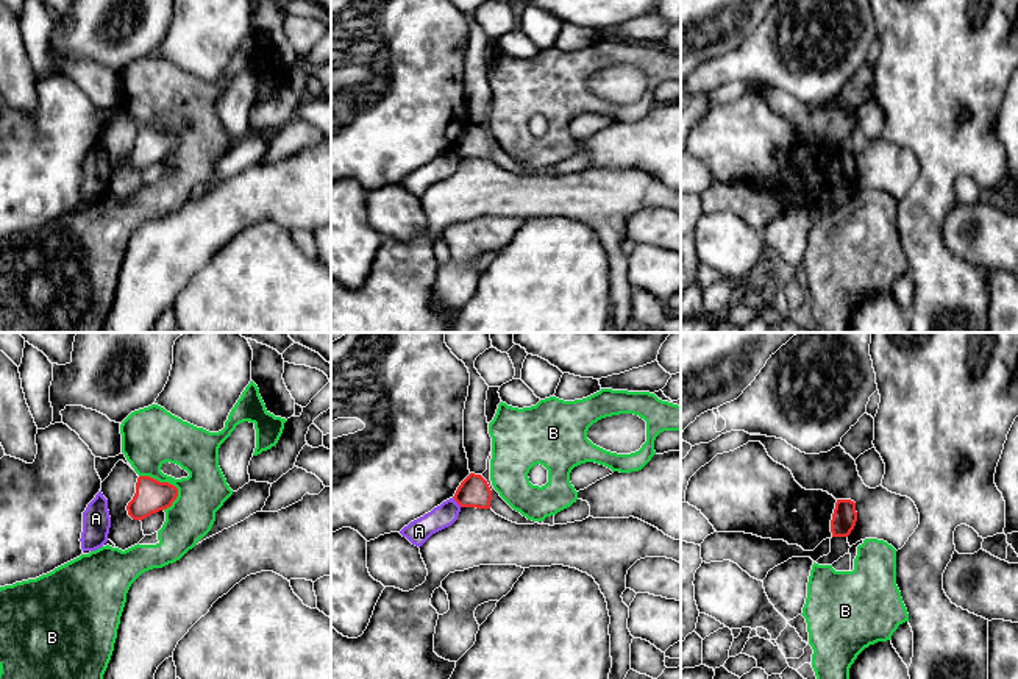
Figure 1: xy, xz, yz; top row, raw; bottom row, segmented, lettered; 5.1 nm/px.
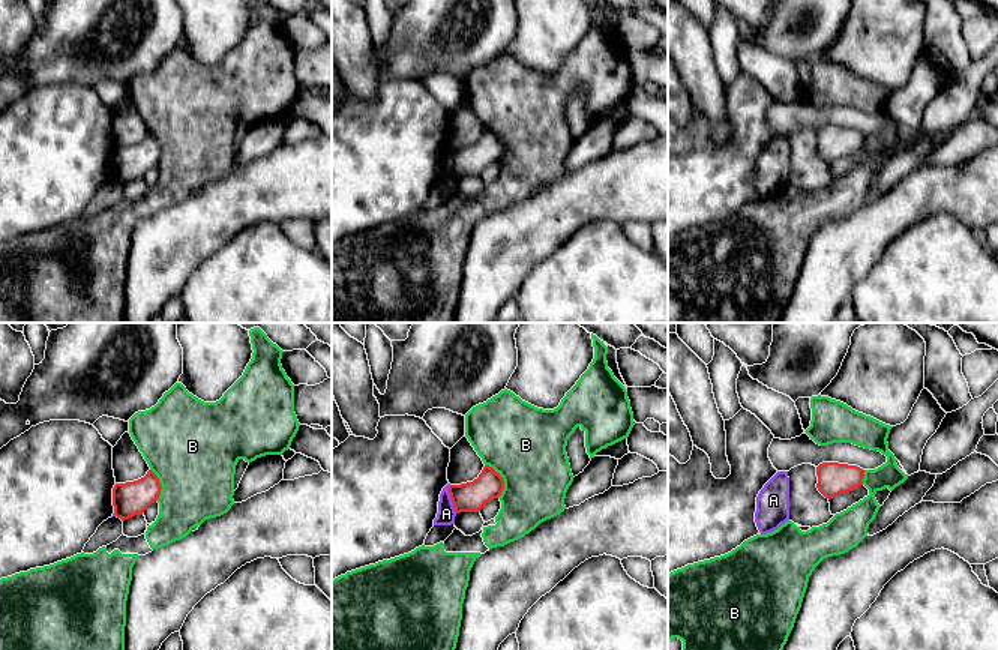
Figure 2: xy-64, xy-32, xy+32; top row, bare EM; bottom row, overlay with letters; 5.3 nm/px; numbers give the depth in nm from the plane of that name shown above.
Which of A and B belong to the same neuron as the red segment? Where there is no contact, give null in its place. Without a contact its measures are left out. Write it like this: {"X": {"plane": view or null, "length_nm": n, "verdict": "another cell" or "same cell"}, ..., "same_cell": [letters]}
{"A": {"plane": "xz", "length_nm": 70, "verdict": "another cell"}, "B": {"plane": "xy", "length_nm": 240, "verdict": "another cell"}, "same_cell": []}

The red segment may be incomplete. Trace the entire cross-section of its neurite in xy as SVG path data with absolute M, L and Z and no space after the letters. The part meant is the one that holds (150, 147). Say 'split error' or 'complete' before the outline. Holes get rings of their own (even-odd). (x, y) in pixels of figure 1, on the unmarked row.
complete; M139 126L136 144L128 153L126 161L133 170L144 170L151 164L172 156L178 147L178 139L169 133L159 133L150 126Z

